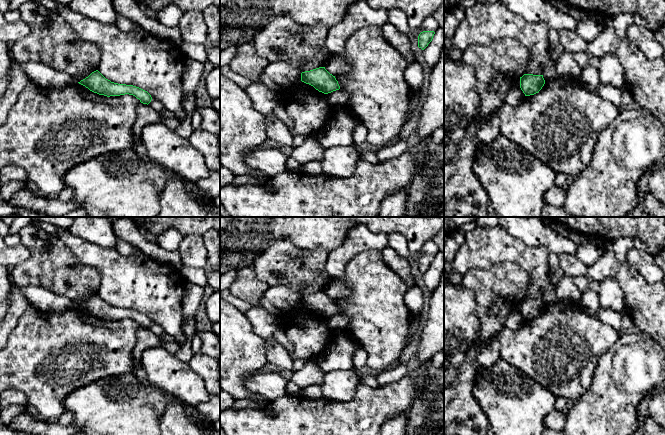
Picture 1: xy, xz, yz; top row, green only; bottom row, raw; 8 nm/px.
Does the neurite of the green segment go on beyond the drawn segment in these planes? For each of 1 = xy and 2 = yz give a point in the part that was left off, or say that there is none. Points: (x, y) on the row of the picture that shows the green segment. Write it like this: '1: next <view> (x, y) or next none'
1: next none
2: next none

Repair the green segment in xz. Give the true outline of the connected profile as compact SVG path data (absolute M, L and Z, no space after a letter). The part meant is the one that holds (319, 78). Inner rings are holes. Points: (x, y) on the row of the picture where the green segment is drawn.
M319 67L301 73L301 81L313 86L324 94L339 90L340 86L335 76L330 74L325 67Z

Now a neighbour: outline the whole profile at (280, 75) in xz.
M284 61L269 63L259 81L269 89L279 92L301 81L301 71Z

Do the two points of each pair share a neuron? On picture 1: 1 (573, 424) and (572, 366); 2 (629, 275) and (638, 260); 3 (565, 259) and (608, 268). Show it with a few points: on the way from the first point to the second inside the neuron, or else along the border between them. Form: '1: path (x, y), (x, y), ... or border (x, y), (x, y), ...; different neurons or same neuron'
1: border (590, 384), (570, 403); different neurons
2: border (626, 260), (648, 282), (651, 282); different neurons
3: border (587, 266), (585, 274); different neurons

